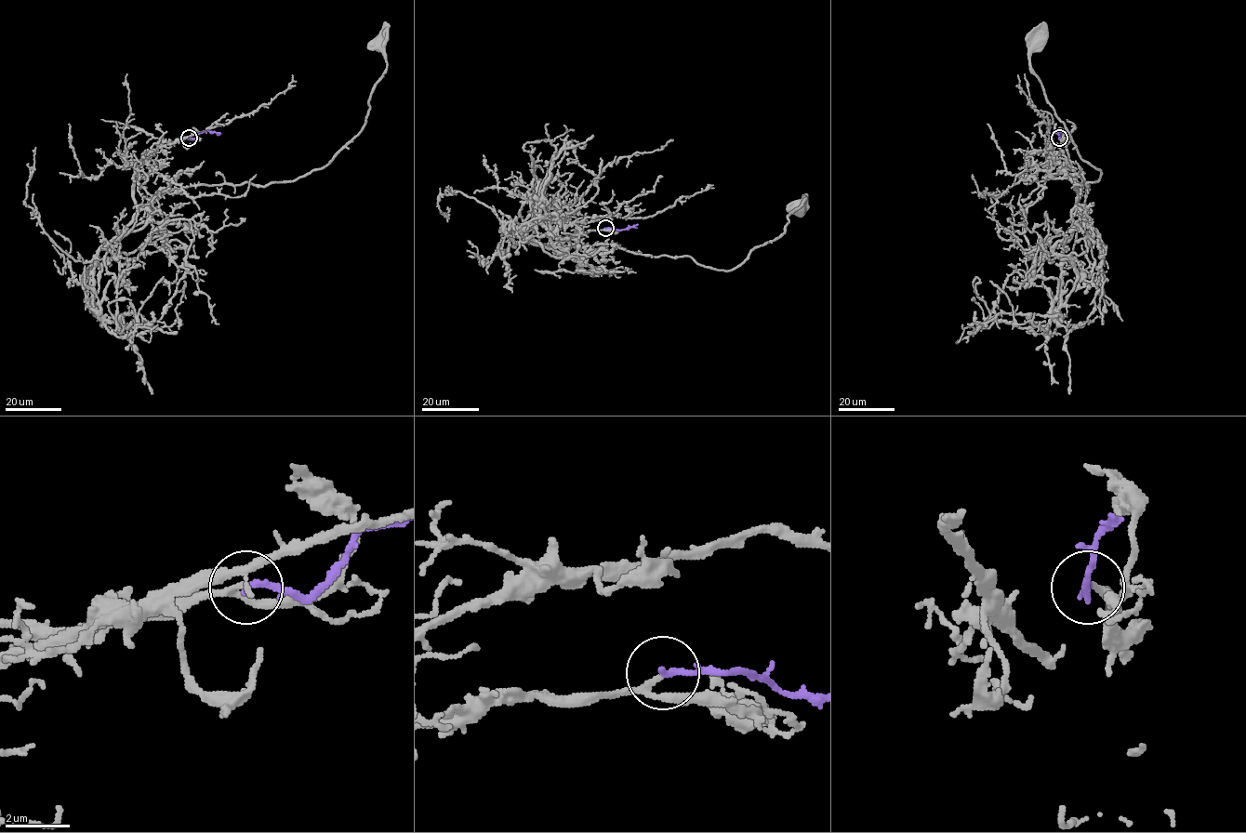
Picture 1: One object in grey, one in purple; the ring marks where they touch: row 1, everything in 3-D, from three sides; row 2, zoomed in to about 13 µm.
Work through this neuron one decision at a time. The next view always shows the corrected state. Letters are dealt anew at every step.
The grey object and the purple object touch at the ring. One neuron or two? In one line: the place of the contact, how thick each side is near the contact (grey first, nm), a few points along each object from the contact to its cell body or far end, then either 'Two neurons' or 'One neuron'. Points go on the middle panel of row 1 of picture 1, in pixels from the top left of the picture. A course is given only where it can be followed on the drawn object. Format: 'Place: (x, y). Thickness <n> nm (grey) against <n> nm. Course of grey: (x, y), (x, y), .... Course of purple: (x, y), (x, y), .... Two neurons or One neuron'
Place: (605, 228). Thickness 150 nm (grey) against 200 nm. Course of grey: (604, 229), (553, 234), (549, 247), (617, 244), (727, 271), (777, 238), (800, 206). Course of purple: (604, 228), (627, 230), (638, 224). One neuron

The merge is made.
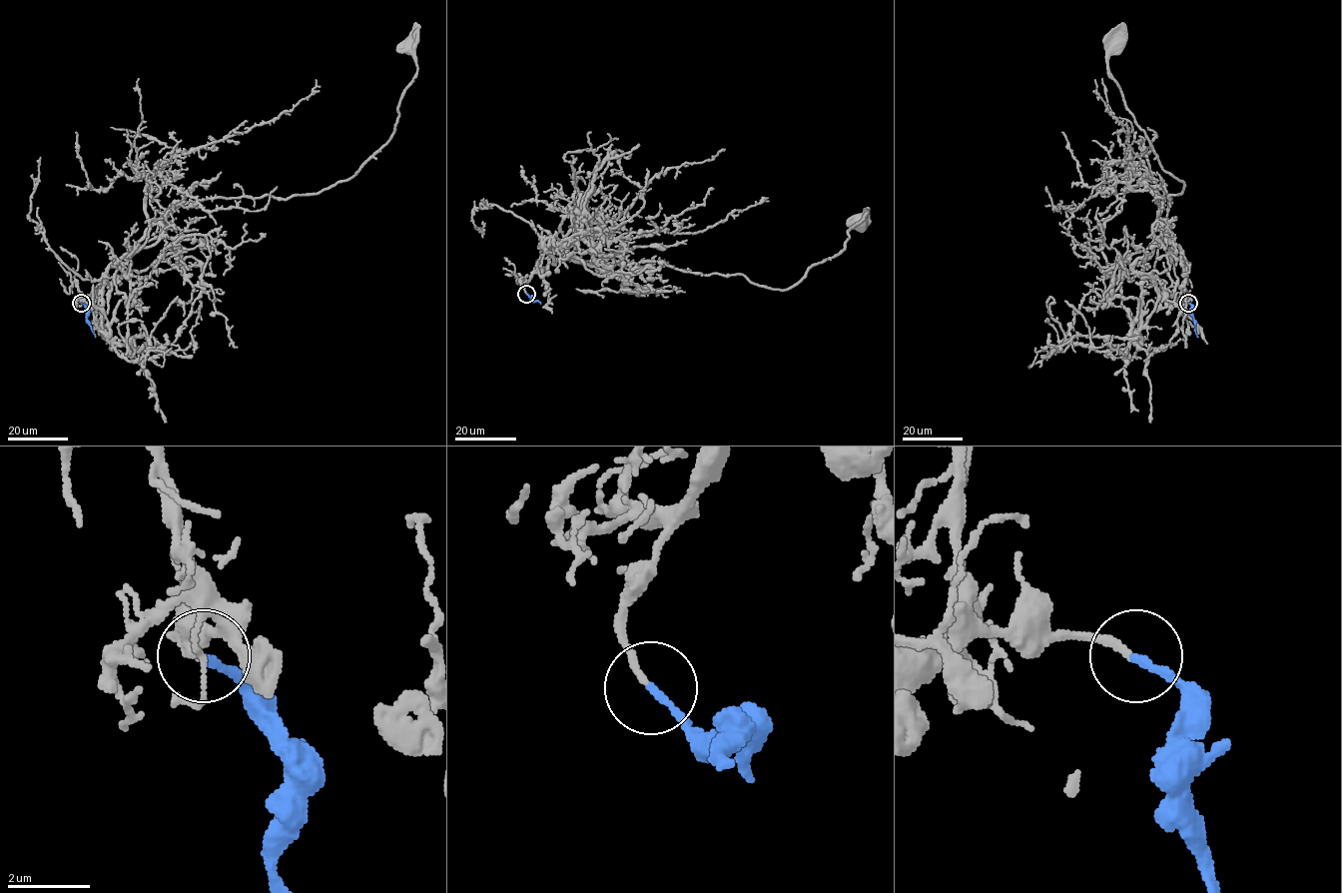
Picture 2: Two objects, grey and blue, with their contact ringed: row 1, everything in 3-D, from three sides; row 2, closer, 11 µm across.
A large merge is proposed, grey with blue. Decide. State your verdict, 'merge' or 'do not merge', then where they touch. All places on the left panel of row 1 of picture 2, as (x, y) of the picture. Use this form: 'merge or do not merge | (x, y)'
merge | (81, 303)

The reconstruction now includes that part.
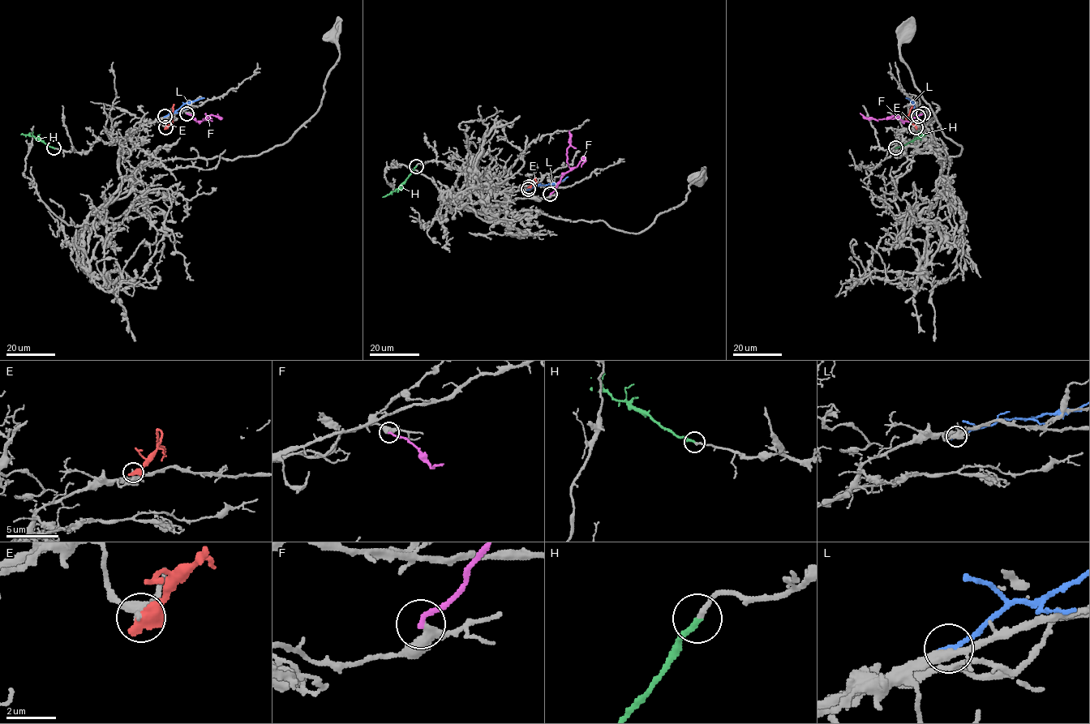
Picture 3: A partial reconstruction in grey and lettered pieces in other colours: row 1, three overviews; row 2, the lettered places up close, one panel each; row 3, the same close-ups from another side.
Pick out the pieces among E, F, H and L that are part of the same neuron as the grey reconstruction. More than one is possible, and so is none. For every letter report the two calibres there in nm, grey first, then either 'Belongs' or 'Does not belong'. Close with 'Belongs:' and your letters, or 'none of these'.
E: Thickness 240 nm (grey) against 550 nm. Does not belong
F: Thickness 360 nm (grey) against 180 nm. Does not belong
H: Thickness 170 nm (grey) against 220 nm. Belongs
L: Thickness 300 nm (grey) against 240 nm. Does not belong
Belongs: H

